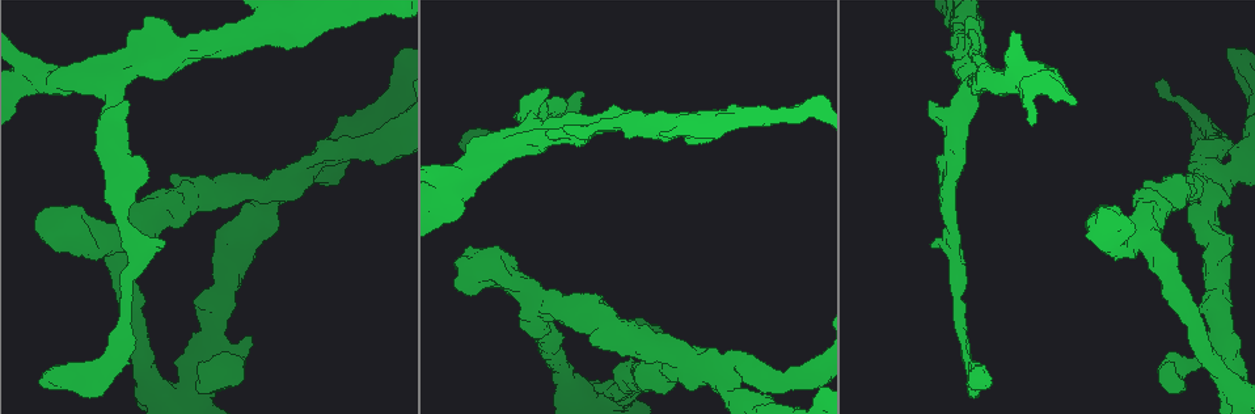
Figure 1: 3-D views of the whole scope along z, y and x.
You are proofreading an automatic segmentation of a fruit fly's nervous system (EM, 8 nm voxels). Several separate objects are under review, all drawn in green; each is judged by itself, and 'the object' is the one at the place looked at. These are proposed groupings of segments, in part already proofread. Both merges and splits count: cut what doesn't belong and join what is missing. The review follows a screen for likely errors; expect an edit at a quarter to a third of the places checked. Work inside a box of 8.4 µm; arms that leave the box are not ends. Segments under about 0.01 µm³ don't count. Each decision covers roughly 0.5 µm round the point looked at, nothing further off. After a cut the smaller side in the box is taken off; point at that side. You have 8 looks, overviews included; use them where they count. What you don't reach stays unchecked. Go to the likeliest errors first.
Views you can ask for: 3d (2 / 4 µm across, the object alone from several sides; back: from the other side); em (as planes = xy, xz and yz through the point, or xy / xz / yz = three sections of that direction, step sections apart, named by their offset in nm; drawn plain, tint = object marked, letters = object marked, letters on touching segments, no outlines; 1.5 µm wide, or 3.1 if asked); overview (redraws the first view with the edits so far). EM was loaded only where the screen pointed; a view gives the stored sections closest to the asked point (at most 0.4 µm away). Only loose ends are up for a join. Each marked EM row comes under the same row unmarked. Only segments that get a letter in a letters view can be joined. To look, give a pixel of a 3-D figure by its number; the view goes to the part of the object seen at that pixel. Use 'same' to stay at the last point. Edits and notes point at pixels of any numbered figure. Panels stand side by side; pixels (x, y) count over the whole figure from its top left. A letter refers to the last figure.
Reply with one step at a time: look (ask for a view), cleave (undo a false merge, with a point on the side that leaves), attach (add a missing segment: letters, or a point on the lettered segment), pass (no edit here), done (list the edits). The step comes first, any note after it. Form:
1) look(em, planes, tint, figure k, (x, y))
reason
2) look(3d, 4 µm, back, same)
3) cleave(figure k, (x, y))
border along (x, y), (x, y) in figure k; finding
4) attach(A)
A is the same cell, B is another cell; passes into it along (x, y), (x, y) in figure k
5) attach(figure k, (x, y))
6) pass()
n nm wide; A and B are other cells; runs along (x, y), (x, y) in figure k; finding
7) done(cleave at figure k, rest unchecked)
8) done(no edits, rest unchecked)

look(3d, 4 µm, figure 1, (686, 368))
four or more arms meet

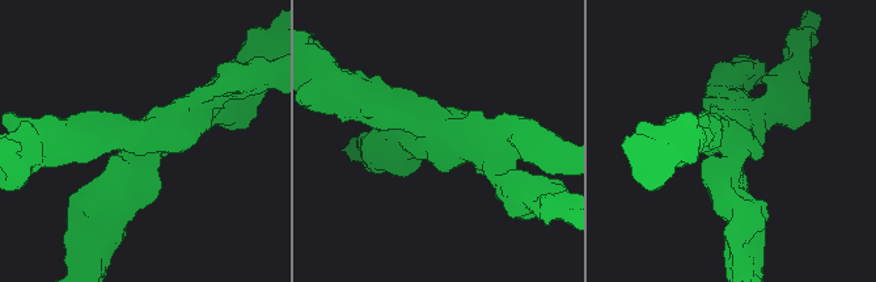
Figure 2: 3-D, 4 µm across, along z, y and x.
look(em, xz, step 4, tint, figure 2, (443, 139))
4 arms; shape alone is not enough

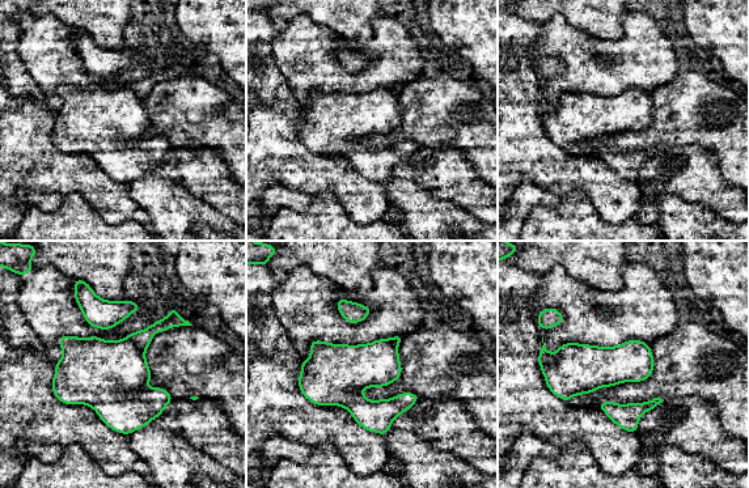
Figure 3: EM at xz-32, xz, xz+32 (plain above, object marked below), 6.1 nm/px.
look(em, planes, letters, same)
cut it another way

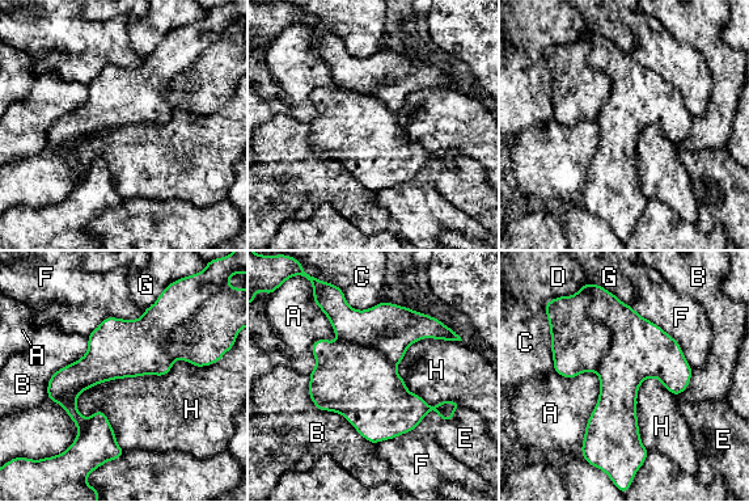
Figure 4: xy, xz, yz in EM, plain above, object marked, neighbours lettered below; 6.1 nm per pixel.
cleave(figure 4, (639, 349))
H touches over 850 nm; A, B, C, D, E, F, G and H are other cells; a second neuron is stuck on

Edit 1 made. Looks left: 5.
look(overview)
redraw

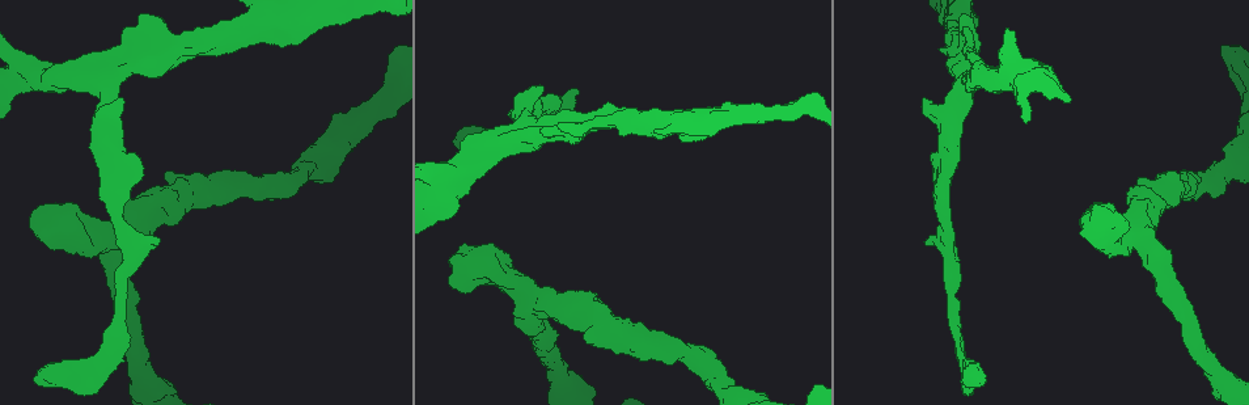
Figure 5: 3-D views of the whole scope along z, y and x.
look(em, yz, step 8, letters, figure 5, (459, 144))
an open end

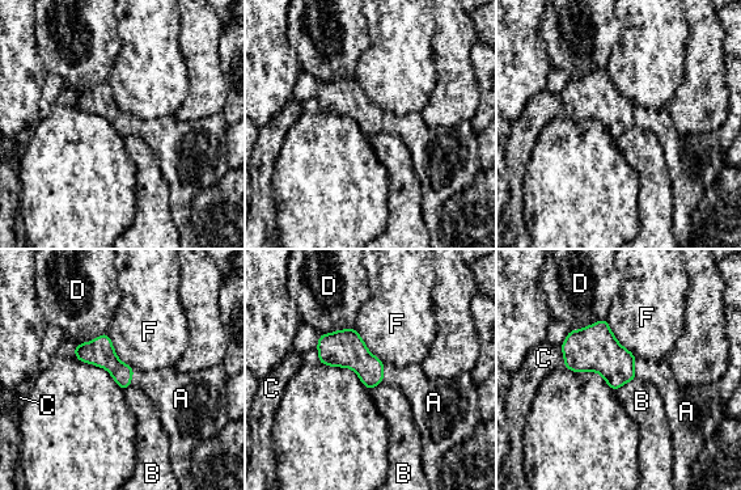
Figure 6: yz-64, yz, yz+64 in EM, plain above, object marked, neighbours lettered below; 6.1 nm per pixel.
attach(A)
F touches over 320 nm; A is the same cell, B, C, D and F are other cells; passes into it along (348, 350), (382, 372), (419, 389) in figure 6; it goes on there

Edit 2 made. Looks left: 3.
look(overview)
redraw

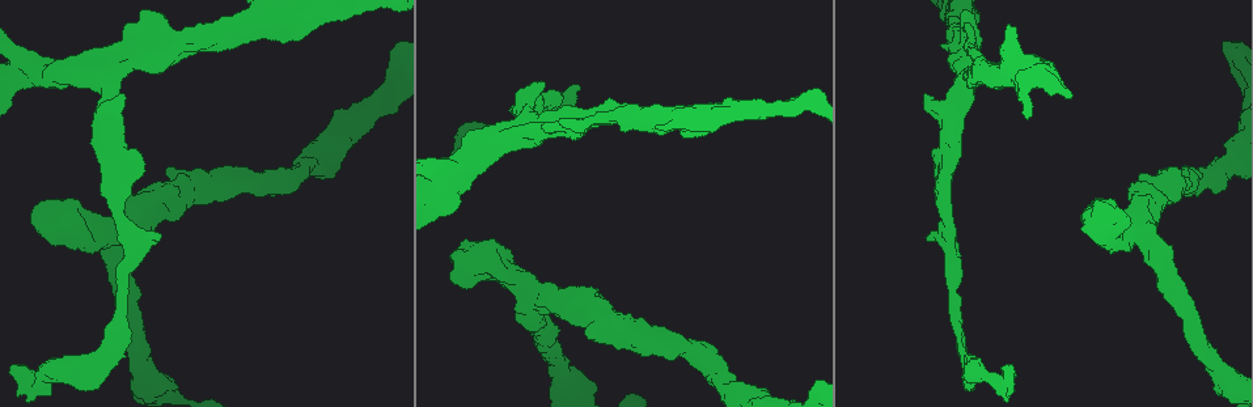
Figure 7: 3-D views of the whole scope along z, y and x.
look(em, xz, step 4, letters, figure 7, (924, 94))
branch stops here

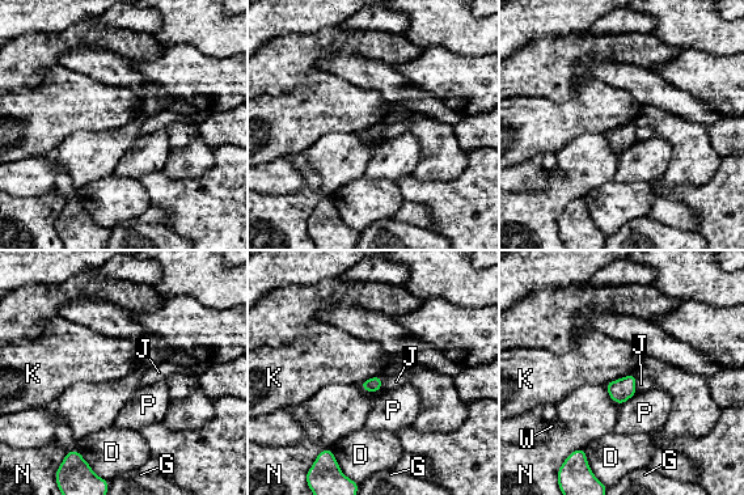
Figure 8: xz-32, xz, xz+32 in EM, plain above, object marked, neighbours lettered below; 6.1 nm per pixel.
look(em, planes, letters, same)
cut it another way

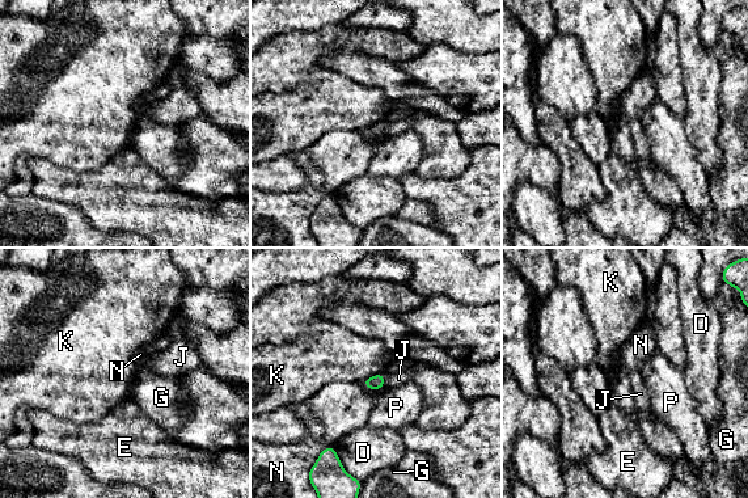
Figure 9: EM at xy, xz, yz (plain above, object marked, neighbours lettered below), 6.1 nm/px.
pass()
D, E, G, J, K, N and P are other cells; border along (383, 372), (362, 382) in figure 9; no lettered segment goes on from it

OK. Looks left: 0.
done(cleave at figure 4, attach at figure 6, rest unchecked)

